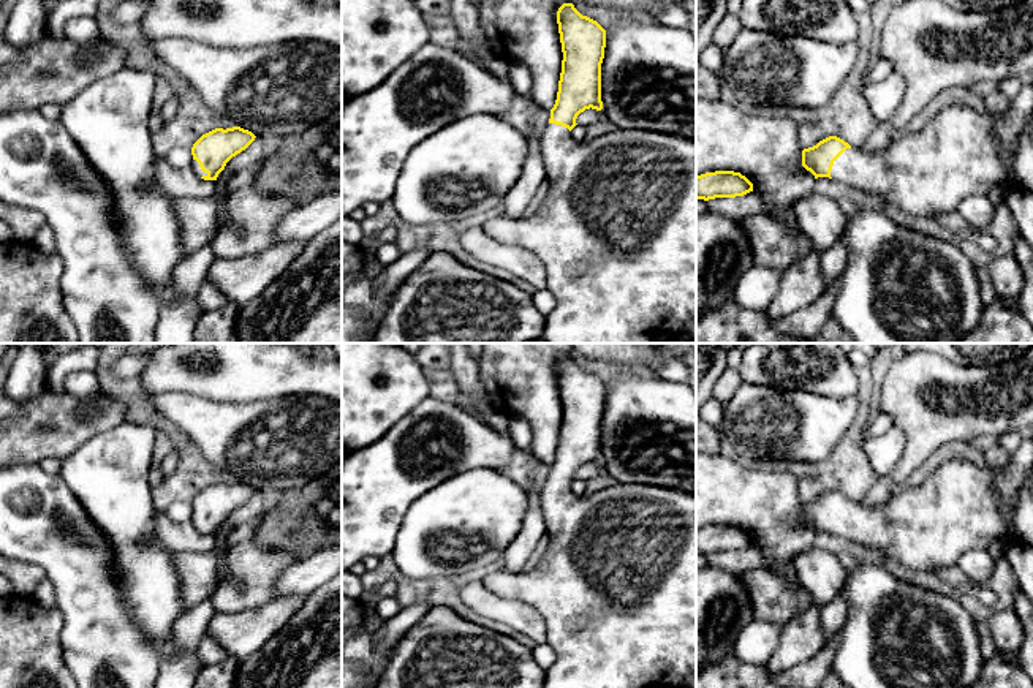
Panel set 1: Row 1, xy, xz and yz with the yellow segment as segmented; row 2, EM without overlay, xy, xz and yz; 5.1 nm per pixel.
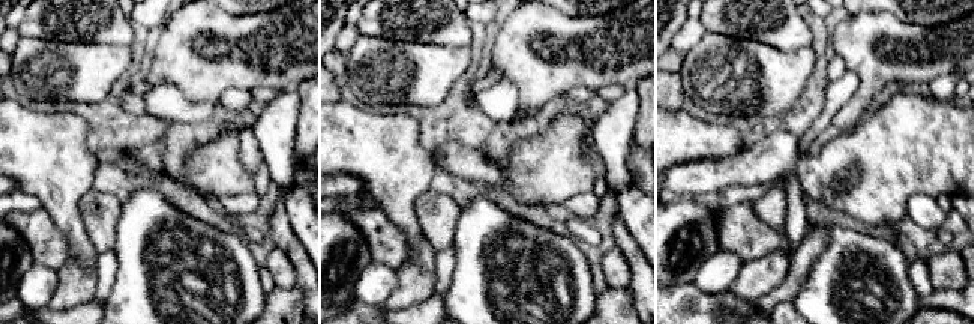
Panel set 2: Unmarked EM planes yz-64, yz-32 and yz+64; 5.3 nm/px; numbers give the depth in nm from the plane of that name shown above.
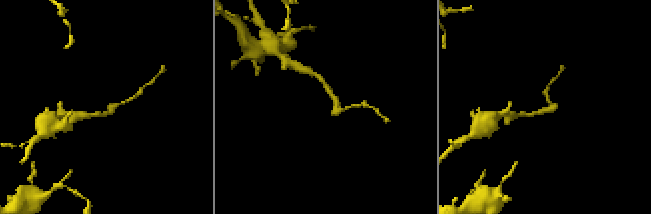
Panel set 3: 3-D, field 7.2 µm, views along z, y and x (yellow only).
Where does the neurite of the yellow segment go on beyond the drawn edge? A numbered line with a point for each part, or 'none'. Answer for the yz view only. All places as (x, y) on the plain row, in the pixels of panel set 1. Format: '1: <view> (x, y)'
1: yz (929, 527)

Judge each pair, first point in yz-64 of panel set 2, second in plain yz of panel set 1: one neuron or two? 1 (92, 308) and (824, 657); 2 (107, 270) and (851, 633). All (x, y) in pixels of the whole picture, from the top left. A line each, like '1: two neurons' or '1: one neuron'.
1: one neuron
2: two neurons

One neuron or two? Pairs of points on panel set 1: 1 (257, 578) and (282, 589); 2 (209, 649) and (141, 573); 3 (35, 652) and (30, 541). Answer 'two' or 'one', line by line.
1: two
2: two
3: two

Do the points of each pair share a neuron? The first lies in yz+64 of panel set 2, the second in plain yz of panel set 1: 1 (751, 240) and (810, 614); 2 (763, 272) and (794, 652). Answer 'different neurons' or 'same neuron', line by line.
1: different neurons
2: same neuron

